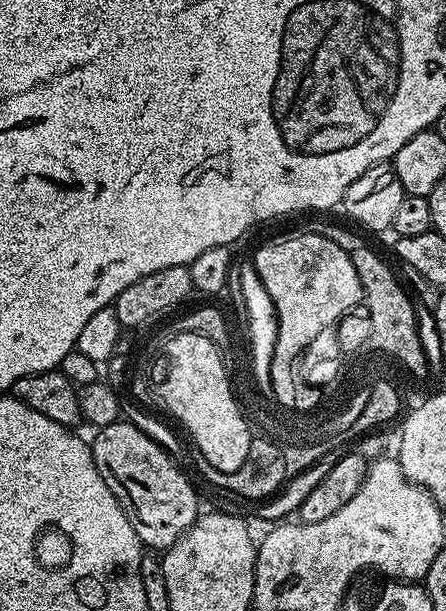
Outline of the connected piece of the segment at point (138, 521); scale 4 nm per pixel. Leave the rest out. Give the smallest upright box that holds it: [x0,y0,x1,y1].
[90,418,201,550]

